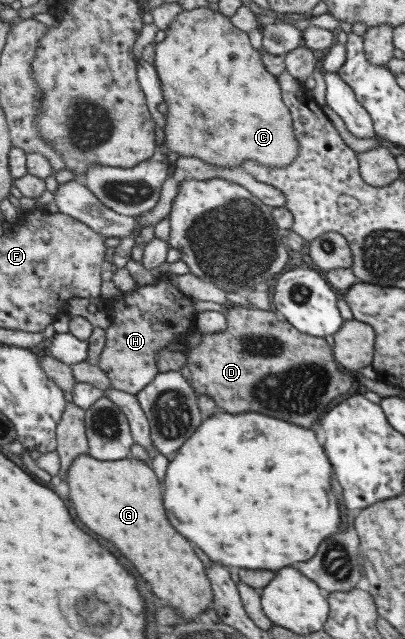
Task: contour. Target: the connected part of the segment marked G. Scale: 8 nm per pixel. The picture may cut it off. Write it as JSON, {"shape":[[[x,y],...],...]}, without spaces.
{"shape":[[[80,454],[72,460],[66,470],[66,484],[68,496],[72,500],[72,508],[76,510],[76,516],[82,524],[86,524],[90,530],[94,530],[104,540],[112,542],[116,550],[132,562],[136,572],[152,586],[152,594],[168,600],[170,606],[182,616],[184,620],[191,618],[197,620],[197,615],[210,607],[212,600],[211,587],[204,574],[202,562],[194,556],[188,540],[182,540],[178,532],[168,524],[164,508],[162,508],[162,490],[154,476],[151,467],[144,462],[134,459],[132,456],[124,460],[100,461]]]}

